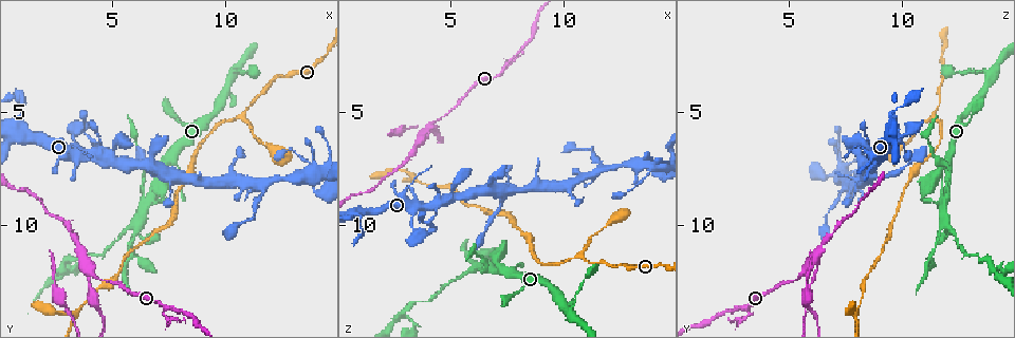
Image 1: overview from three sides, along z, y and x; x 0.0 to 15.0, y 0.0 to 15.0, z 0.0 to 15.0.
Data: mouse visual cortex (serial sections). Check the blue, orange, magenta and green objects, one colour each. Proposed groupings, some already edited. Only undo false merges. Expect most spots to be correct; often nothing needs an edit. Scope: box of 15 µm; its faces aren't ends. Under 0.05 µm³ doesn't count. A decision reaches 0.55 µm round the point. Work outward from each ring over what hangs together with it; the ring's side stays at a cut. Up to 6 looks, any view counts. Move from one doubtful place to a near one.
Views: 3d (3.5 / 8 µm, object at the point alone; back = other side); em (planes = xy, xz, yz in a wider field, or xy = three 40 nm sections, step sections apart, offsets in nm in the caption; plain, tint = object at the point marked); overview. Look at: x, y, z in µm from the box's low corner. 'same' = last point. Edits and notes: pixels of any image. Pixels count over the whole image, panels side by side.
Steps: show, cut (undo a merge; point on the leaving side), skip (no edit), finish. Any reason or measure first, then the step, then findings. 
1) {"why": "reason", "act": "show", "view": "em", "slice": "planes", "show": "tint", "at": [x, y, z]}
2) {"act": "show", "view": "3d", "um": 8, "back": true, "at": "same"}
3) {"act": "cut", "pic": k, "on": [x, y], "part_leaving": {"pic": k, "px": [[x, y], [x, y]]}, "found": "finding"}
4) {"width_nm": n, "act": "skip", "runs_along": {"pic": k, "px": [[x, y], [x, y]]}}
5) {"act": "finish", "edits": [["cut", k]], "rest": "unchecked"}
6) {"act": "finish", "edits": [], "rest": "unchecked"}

{"why": "two arms at a narrow angle", "act": "show", "view": "3d", "um": 3.5, "at": [3.7, 11.6, 6.0]}

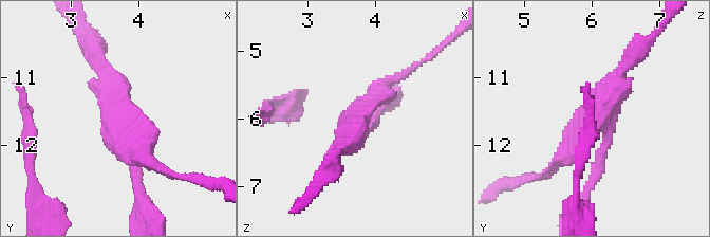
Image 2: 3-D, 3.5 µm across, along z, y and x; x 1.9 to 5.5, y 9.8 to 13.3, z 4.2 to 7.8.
{"arms": 3, "arm_widths_nm": [150, 200, 250], "act": "show", "view": "em", "slice": "planes", "show": "tint", "at": [3.65, 11.55, 6.10]}

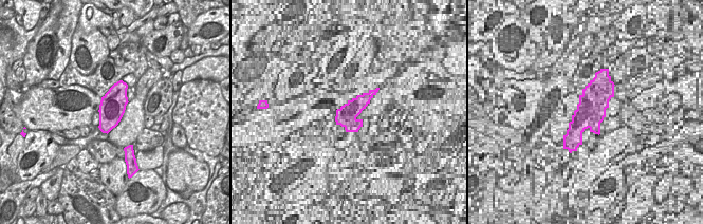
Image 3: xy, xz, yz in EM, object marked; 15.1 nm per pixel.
{"act": "cut", "pic": 2, "on": [600, 165], "found": "two cells meet here"}

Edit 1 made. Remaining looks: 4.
{"why": "sharp bend", "act": "show", "view": "3d", "um": 3.5, "at": [6.3, 8.8, 11.9]}

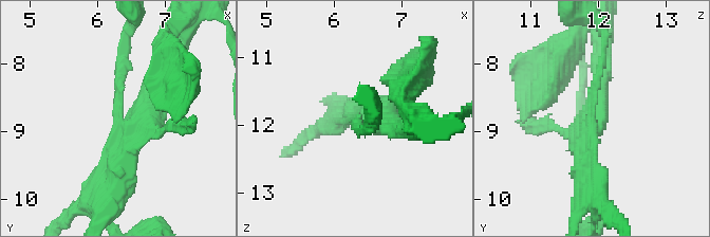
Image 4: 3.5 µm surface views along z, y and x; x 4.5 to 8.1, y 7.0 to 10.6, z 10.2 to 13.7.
{"act": "show", "view": "em", "slice": "xy", "step": 1, "show": "tint", "at": [6.35, 8.70, 11.85]}

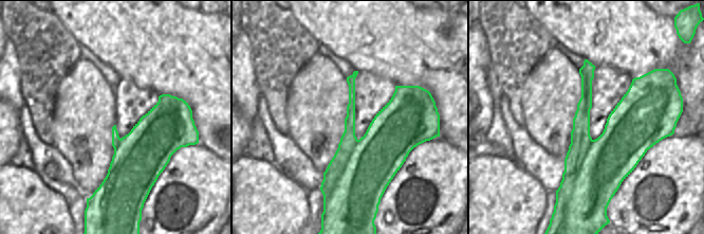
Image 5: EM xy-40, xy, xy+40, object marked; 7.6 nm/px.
{"act": "show", "view": "em", "slice": "xy", "step": 3, "show": "tint", "at": "same"}

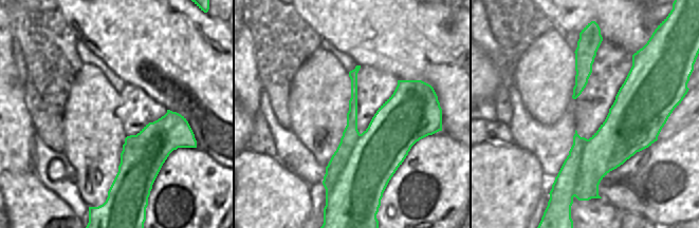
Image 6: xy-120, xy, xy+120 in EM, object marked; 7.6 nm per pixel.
{"act": "cut", "pic": 4, "on": [590, 163], "part_leaving": {"pic": 4, "px": [[589, 134], [583, 177], [608, 213]]}, "found": "two cells meet here"}

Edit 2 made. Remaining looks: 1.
{"act": "finish", "edits": [["cut", 2], ["cut", 4]], "rest": "unchecked"}

